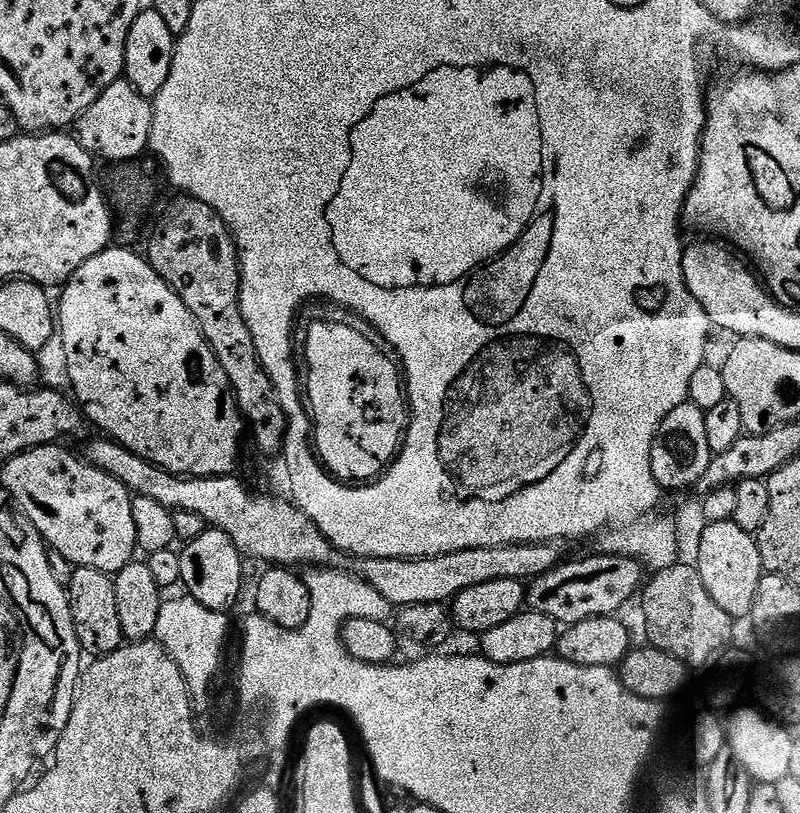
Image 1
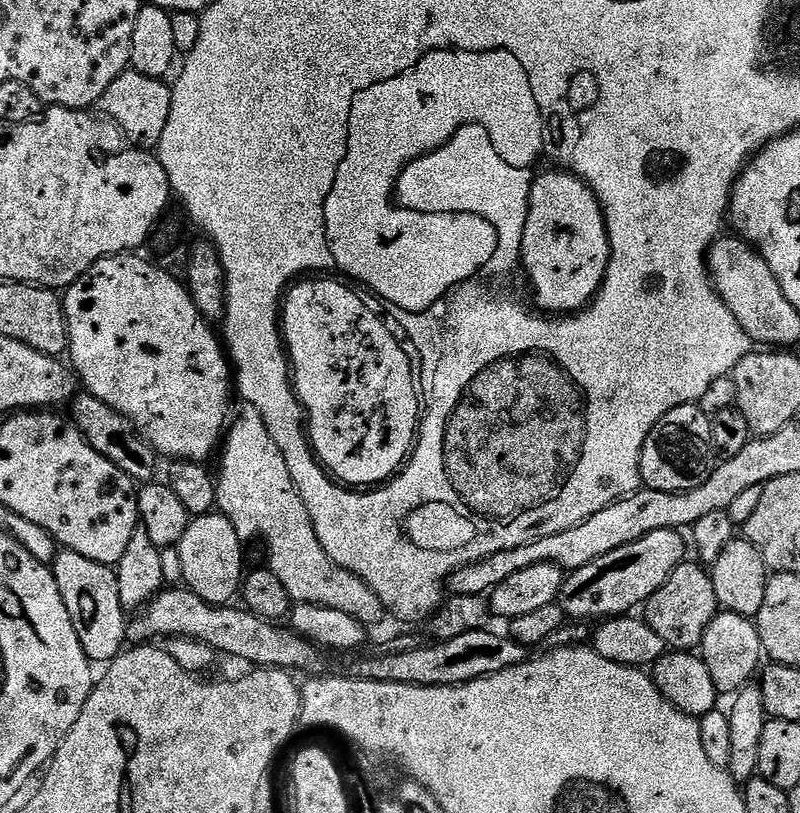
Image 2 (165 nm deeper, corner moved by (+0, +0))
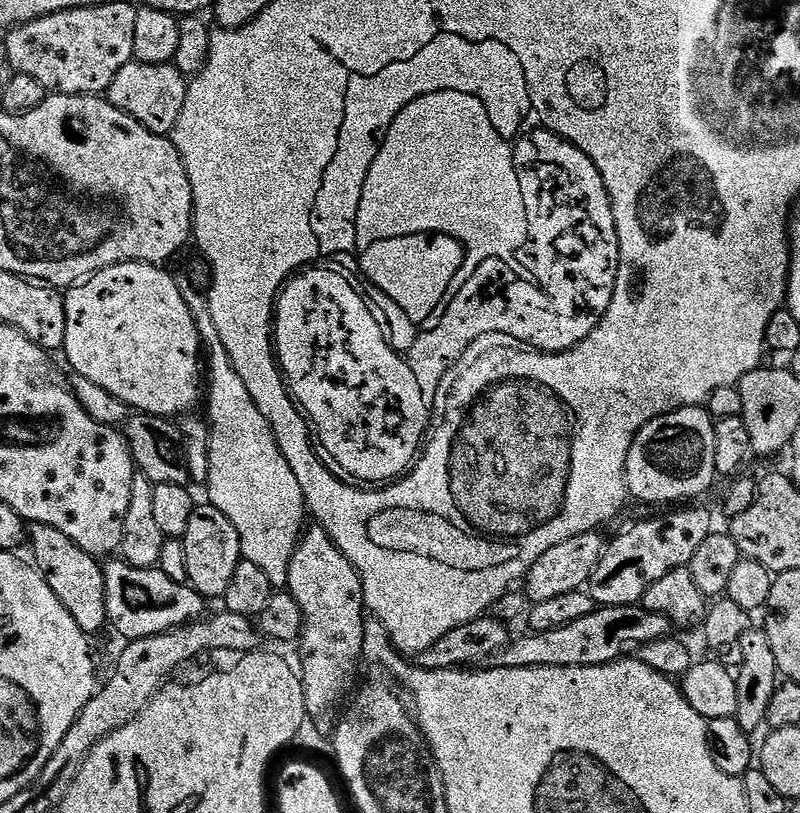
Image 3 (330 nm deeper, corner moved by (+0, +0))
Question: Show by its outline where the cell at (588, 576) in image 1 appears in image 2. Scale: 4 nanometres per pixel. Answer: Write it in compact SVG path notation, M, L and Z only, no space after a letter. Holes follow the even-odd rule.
M674 528L654 530L654 534L638 538L638 542L610 550L610 554L602 554L602 558L594 558L590 566L568 572L558 601L565 617L576 622L600 622L605 618L631 613L647 604L662 582L666 582L666 578L670 578L670 574L685 563L684 540L680 536L683 535Z

